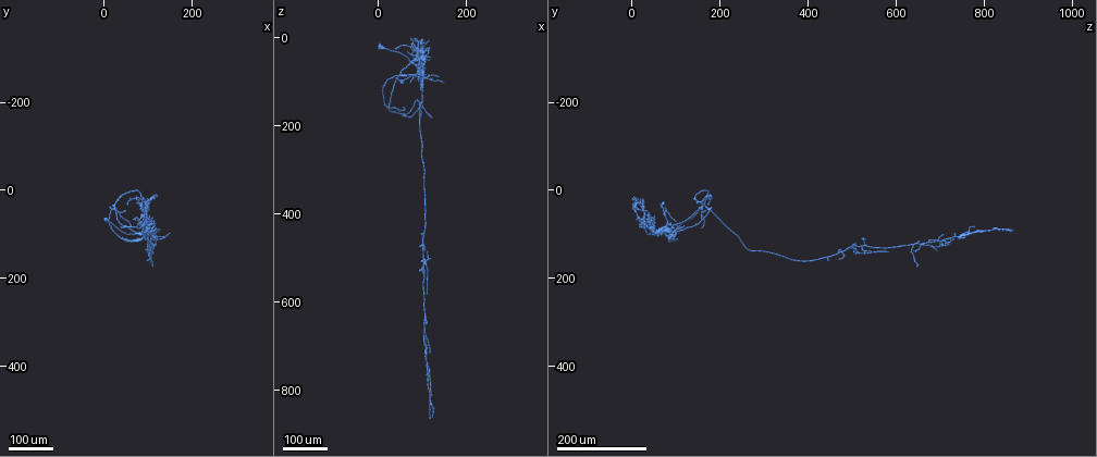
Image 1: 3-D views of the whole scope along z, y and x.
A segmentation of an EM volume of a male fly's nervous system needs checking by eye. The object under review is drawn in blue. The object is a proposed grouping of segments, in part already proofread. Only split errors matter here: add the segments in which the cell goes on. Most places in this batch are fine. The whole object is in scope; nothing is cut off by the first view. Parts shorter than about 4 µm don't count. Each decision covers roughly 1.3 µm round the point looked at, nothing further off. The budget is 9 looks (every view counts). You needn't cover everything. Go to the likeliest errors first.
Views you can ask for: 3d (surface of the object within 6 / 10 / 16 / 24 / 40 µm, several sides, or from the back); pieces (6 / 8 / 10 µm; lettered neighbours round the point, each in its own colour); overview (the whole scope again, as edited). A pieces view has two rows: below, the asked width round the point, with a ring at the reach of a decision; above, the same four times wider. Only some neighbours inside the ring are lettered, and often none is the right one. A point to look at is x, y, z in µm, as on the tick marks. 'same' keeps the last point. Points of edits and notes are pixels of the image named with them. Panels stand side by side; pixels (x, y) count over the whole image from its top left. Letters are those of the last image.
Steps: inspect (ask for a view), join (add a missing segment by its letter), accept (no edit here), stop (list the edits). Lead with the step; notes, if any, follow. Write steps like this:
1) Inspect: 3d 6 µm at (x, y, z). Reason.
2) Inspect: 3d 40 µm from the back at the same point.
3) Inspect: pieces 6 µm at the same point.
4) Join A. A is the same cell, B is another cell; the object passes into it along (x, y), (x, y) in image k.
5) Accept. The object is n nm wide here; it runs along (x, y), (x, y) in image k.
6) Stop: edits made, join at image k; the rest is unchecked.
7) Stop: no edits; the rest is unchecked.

Inspect: 3d 24 µm at (110, 175, 650). Free end.

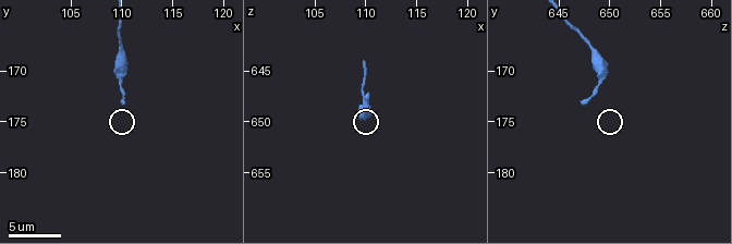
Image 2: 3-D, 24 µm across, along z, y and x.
Inspect: pieces 8 µm at (110.2, 173.0, 647.4).

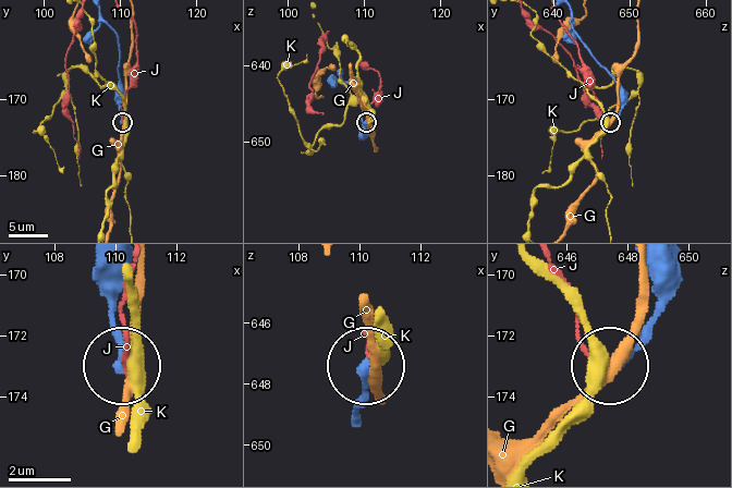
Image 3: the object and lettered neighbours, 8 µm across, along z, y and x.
Accept. The object is 260 nm wide here; G, J and K are other cells; none of them fits.

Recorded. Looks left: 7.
Inspect: 3d 40 µm at (85, 35, 0). Branch stops here.

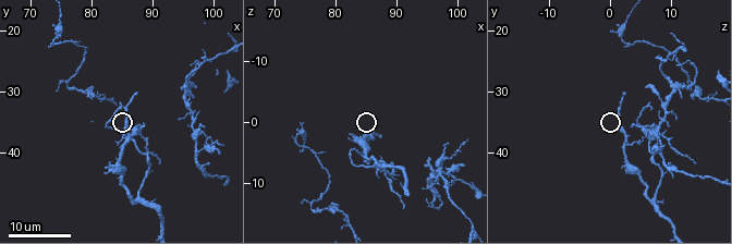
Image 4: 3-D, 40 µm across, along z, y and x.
Inspect: pieces 10 µm at (87.5, 30.0, 2.5). What lies round it.

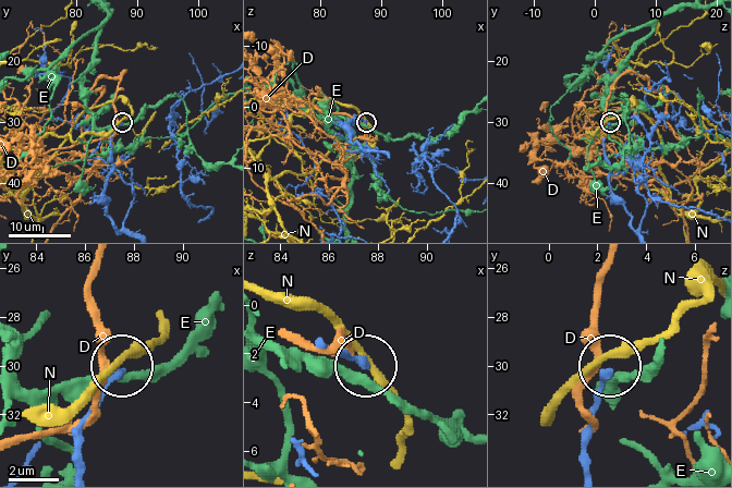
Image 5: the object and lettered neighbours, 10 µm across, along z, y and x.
Accept. D, E and N are other cells; it runs along (589, 467), (583, 436), (606, 369) in image 5; none of them fits.

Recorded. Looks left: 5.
Inspect: 3d 40 µm at (55, 30, 170). End of a long branch.

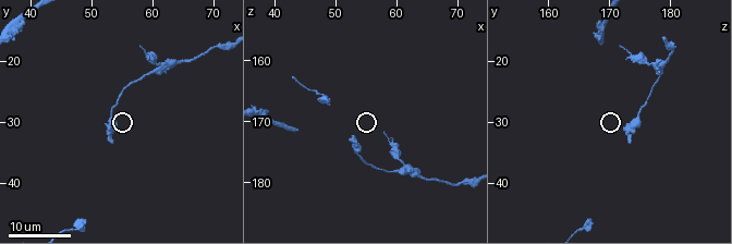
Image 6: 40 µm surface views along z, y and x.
Inspect: pieces 8 µm at (53.5, 33.0, 173.0). What lies round it.

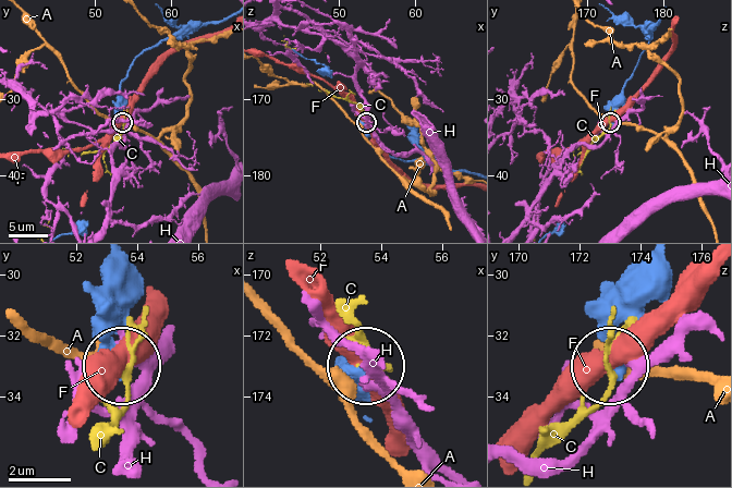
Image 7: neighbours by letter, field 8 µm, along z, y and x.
Accept. The object is 420 nm wide here; A, C, F and H are other cells; no lettered segment goes on from it.

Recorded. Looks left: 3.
Inspect: 3d 16 µm at (95.5, 29.0, 6.0). An open end.

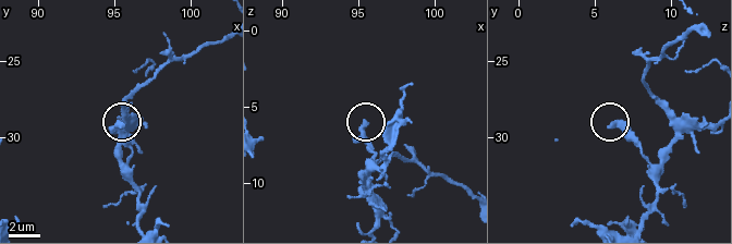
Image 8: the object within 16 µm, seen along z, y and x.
Inspect: pieces 10 µm at (95.4, 29.2, 6.0).

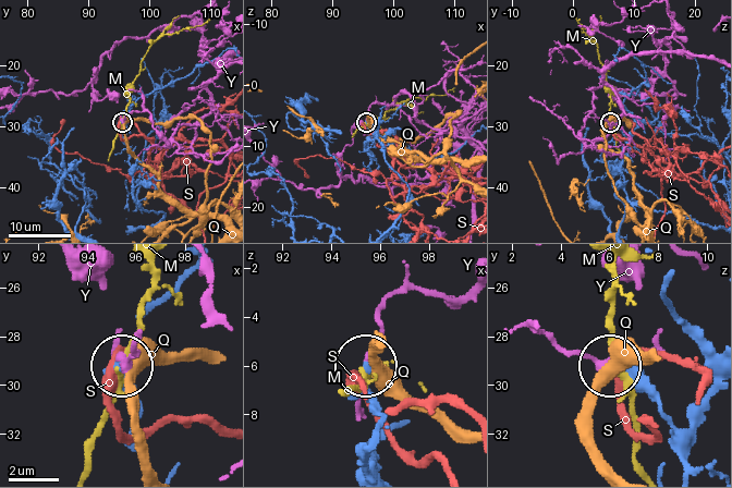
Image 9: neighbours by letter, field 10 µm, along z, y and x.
Accept. M, Q, S and Y are other cells; it runs along (380, 428), (367, 368) in image 9; no lettered segment goes on from it.

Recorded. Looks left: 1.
Stop: no edits; the rest is unchecked.

